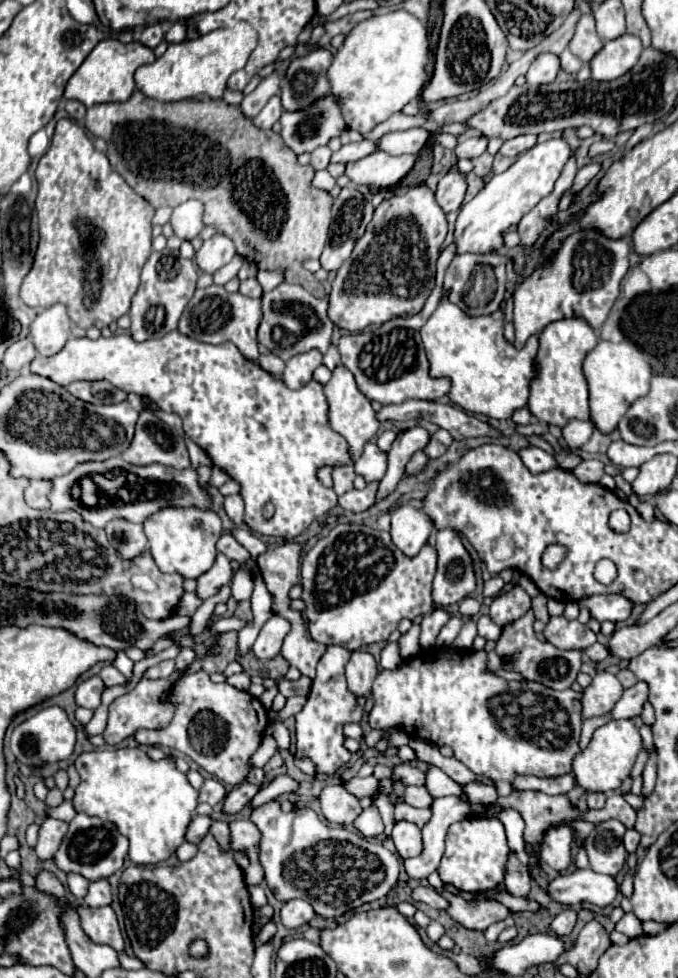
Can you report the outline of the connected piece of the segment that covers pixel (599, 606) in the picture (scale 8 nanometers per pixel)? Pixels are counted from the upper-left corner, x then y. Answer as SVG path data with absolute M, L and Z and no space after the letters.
M617 594L587 596L587 598L579 600L579 606L587 608L591 618L595 618L597 622L605 622L605 620L623 622L623 620L627 620L627 616L631 614L631 608L633 608L633 604L627 598L617 596Z

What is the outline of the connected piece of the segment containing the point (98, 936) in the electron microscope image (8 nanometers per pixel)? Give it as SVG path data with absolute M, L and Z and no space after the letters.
M77 906L77 912L81 916L81 928L83 932L97 944L107 944L115 948L117 952L123 950L123 936L117 924L117 916L111 906L103 908L89 908L89 906Z

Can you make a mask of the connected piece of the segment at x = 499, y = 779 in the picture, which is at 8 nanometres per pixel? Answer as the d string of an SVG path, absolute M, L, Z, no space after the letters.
M443 650L441 654L436 653L427 656L419 656L408 660L403 665L395 668L395 670L381 670L373 682L373 698L375 698L375 706L369 714L369 724L371 728L397 728L401 732L405 732L407 736L411 738L421 738L421 740L427 740L427 742L433 742L435 746L451 746L453 752L455 752L455 758L459 762L463 762L471 772L479 774L479 776L487 776L491 778L493 786L497 788L497 794L505 794L509 792L509 784L513 782L513 776L517 774L533 774L533 776L539 776L539 778L549 778L549 776L563 776L563 774L569 774L571 772L571 762L573 758L577 756L579 752L579 736L581 736L581 692L573 692L571 688L569 690L563 690L563 692L557 692L557 690L551 690L543 684L533 684L533 682L527 682L527 680L521 680L521 682L507 682L491 672L487 672L485 664L487 664L487 654L485 650L466 651L466 653L455 652L455 650Z

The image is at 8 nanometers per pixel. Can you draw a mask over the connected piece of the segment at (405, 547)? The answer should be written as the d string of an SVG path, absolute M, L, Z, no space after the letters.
M405 504L391 514L391 540L407 556L419 554L431 536L431 520L417 508Z

